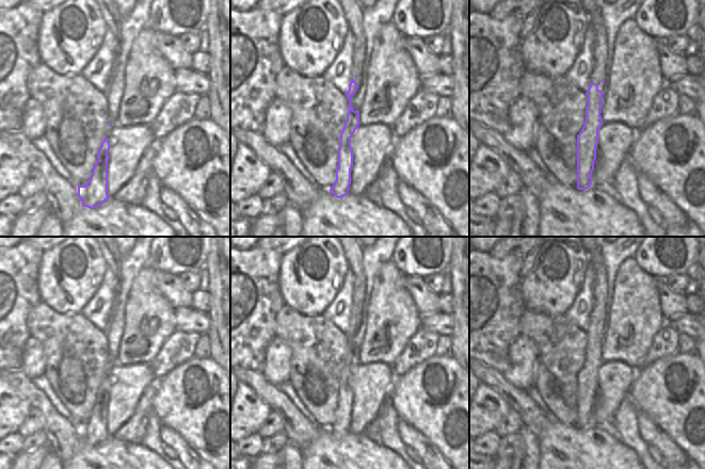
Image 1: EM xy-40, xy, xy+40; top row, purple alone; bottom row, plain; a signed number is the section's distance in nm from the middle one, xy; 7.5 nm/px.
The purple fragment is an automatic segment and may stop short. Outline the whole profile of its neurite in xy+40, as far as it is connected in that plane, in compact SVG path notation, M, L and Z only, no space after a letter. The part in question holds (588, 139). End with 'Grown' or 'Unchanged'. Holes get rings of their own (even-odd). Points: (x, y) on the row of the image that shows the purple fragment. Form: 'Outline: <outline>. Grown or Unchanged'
Outline: M595 12L590 16L590 26L596 31L592 44L592 71L590 86L586 93L588 106L586 120L577 135L577 189L587 190L592 184L592 172L596 159L598 131L603 125L600 110L603 108L603 85L607 65L607 33L603 25L603 16Z. Grown.

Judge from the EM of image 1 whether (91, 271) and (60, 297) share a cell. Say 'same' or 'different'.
same

